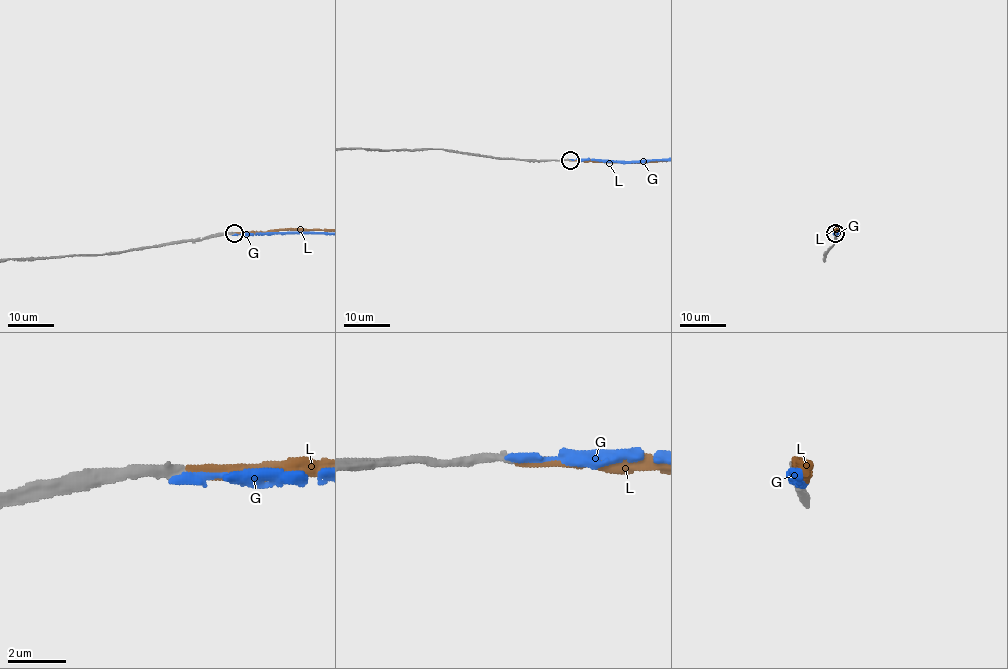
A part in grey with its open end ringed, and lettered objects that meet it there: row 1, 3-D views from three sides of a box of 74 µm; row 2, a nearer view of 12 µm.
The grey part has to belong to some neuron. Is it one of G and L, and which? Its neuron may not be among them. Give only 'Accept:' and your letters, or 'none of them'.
Accept: L

